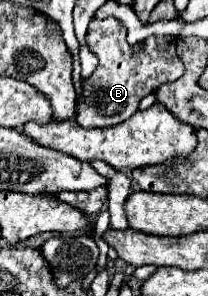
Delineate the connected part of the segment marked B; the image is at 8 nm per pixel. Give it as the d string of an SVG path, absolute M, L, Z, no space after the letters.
M92 18L86 32L86 46L98 58L98 66L90 78L82 80L82 96L76 106L76 122L84 128L106 128L128 120L144 96L156 92L158 86L174 82L184 74L184 64L176 54L174 36L148 36L136 52L126 42L126 26L116 18Z

